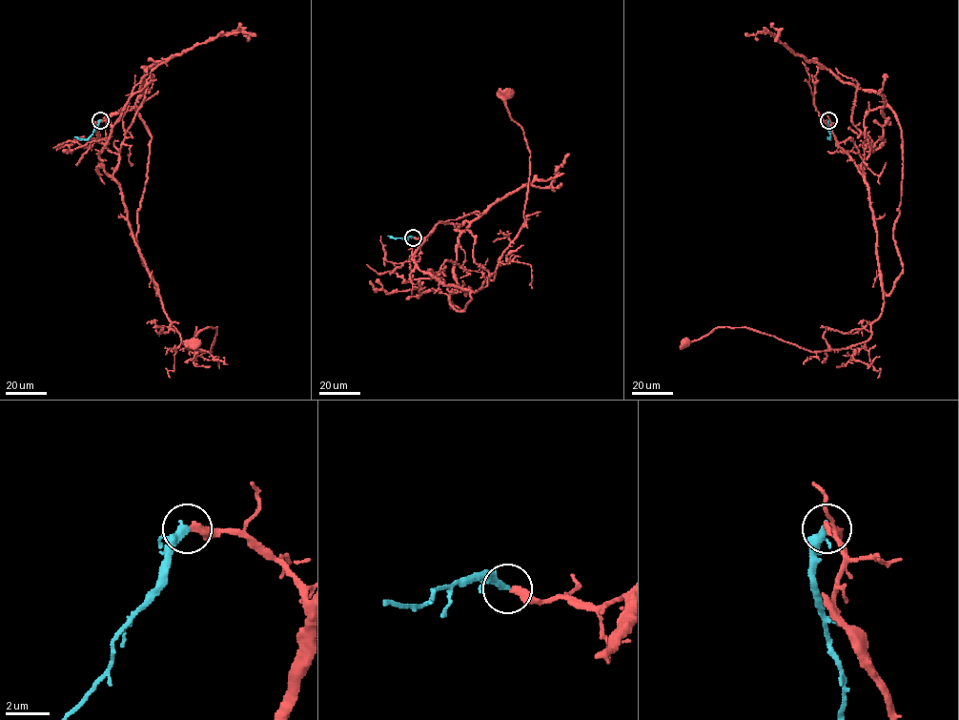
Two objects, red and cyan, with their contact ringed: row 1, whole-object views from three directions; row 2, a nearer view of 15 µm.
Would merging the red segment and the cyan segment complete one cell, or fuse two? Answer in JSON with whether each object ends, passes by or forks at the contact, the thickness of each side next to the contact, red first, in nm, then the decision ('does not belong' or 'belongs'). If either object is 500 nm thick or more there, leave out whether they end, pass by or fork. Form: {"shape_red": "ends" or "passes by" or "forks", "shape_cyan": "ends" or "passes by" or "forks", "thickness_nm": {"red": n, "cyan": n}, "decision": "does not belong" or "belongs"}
{"shape_red": "ends", "shape_cyan": "passes by", "thickness_nm": {"red": 400, "cyan": 280}, "decision": "belongs"}

